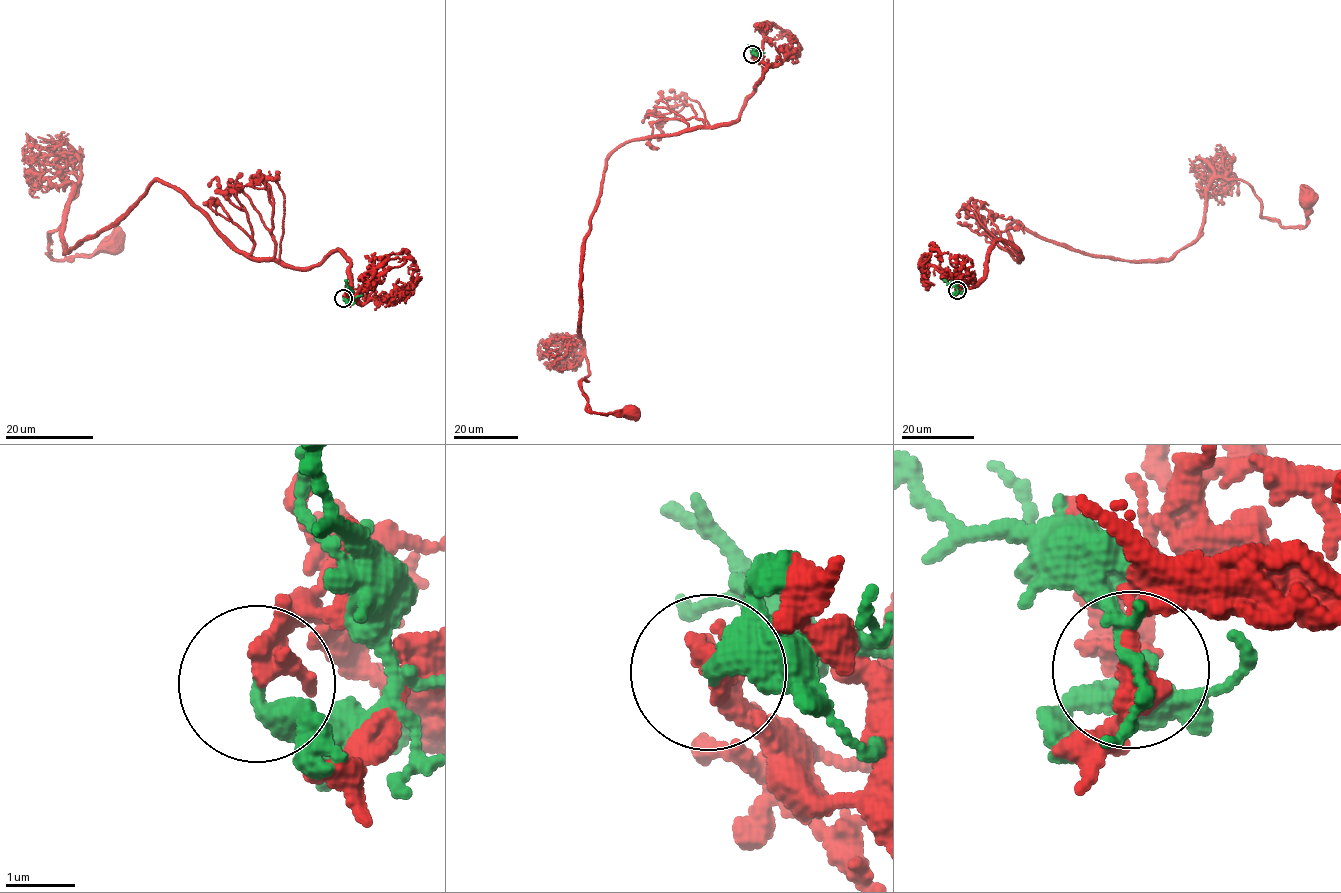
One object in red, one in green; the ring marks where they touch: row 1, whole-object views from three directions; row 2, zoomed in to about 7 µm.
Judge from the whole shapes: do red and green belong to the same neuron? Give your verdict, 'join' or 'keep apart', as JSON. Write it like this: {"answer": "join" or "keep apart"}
{"answer": "keep apart"}

